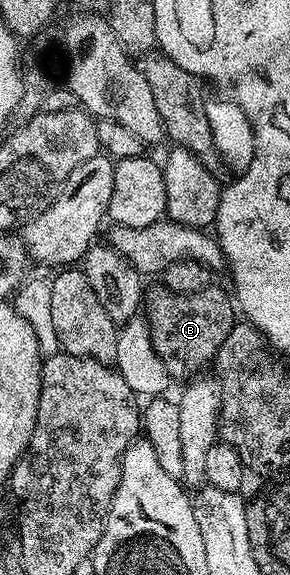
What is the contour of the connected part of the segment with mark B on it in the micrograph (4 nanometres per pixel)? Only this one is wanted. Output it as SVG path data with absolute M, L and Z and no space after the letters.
M217 284L195 294L183 296L162 286L156 288L145 298L145 310L151 313L150 319L153 321L151 341L172 379L190 379L198 373L197 370L214 361L221 343L229 336L229 330L237 322L234 301L228 291L226 294Z

